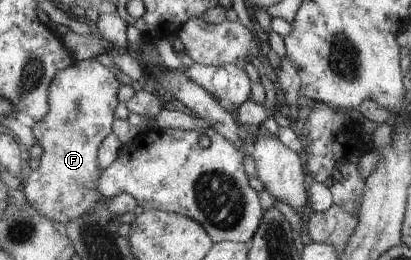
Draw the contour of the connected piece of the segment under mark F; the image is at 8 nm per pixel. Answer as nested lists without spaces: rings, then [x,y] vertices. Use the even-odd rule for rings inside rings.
[[[93,58],[77,61],[57,73],[49,91],[50,109],[44,119],[36,121],[32,128],[35,142],[44,153],[40,158],[41,165],[23,181],[22,191],[32,206],[61,228],[69,221],[84,216],[97,202],[105,202],[117,216],[139,211],[137,199],[130,194],[120,194],[107,200],[96,191],[102,173],[97,167],[97,149],[101,141],[111,134],[111,123],[115,119],[113,113],[119,103],[117,91],[122,83],[109,68]]]

